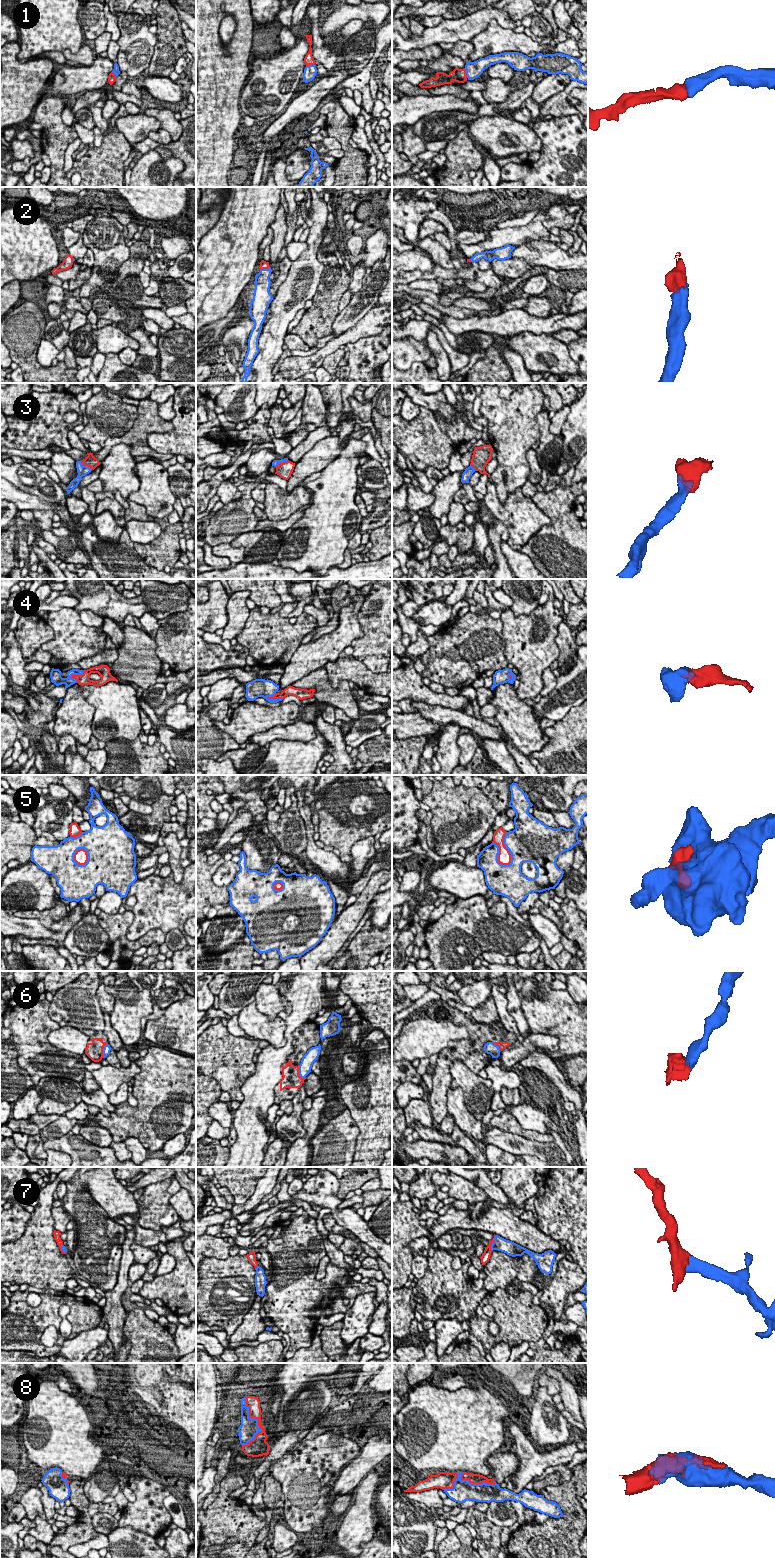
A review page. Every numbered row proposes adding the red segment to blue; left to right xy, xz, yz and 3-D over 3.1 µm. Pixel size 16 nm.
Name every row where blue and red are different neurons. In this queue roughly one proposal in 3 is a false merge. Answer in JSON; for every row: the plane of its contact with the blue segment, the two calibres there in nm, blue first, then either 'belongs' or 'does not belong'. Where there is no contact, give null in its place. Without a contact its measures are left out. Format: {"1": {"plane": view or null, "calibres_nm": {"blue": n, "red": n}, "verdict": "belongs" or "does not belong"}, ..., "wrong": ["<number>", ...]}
{"1": {"plane": "yz", "calibres_nm": {"blue": 260, "red": 220}, "verdict": "belongs"}, "2": {"plane": "xz", "calibres_nm": {"blue": 260, "red": 130}, "verdict": "belongs"}, "3": {"plane": "xy", "calibres_nm": {"blue": 160, "red": 190}, "verdict": "belongs"}, "4": {"plane": "xz", "calibres_nm": {"blue": 280, "red": 130}, "verdict": "belongs"}, "5": {"plane": "yz", "calibres_nm": {"blue": 500, "red": 220}, "verdict": "does not belong"}, "6": {"plane": "xz", "calibres_nm": {"blue": 200, "red": 280}, "verdict": "does not belong"}, "7": {"plane": "yz", "calibres_nm": {"blue": 220, "red": 140}, "verdict": "belongs"}, "8": {"plane": "xz", "calibres_nm": {"blue": 300, "red": 190}, "verdict": "belongs"}, "wrong": ["5", "6"]}

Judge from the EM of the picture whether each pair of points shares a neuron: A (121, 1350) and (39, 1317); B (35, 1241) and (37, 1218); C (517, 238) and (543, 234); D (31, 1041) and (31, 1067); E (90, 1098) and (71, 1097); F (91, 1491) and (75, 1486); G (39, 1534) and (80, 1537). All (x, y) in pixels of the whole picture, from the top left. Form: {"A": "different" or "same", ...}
{"A": "different", "B": "same", "C": "same", "D": "same", "E": "different", "F": "different", "G": "different"}

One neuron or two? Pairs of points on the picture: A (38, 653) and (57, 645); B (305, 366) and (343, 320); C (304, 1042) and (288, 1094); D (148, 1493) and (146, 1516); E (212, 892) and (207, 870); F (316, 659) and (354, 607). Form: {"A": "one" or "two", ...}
{"A": "two", "B": "two", "C": "one", "D": "one", "E": "one", "F": "one"}

